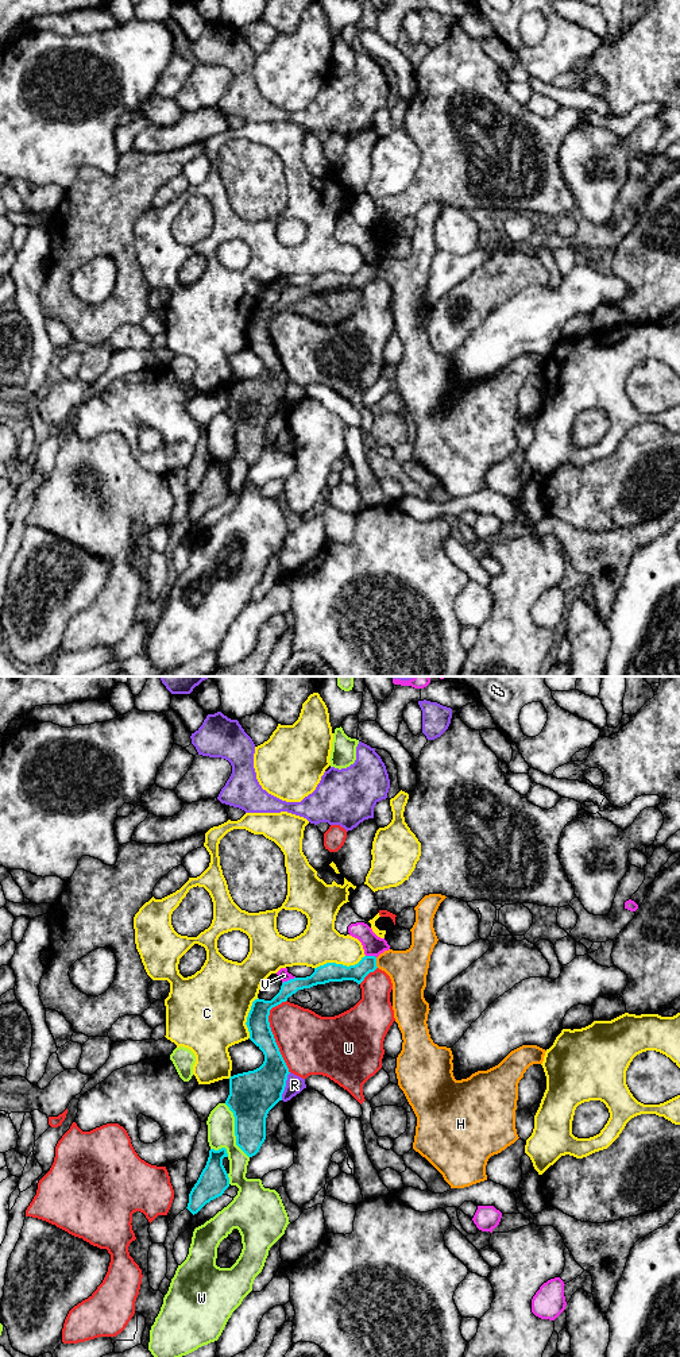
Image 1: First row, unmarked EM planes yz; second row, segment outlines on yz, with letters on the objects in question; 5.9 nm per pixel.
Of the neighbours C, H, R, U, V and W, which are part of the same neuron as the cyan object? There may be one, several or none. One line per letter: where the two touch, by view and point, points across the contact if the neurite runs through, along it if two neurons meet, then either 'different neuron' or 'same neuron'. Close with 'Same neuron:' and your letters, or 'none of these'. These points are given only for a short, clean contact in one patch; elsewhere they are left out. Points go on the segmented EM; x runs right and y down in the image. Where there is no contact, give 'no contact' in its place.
C: yz (339, 964) | different neuron
H: yz (375, 963) | along yz (375, 958), (378, 967) | different neuron
R: yz (285, 1086) | different neuron
U: yz (271, 1033) | different neuron
V: yz (288, 980) | different neuron
W: yz (235, 1130) | different neuron
Same neuron: none of these

